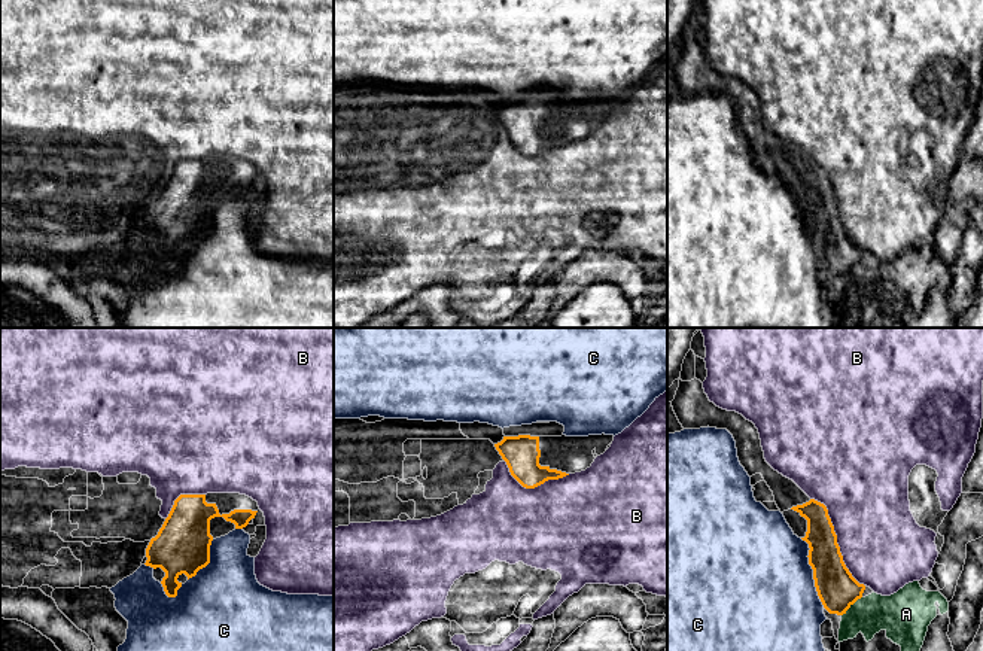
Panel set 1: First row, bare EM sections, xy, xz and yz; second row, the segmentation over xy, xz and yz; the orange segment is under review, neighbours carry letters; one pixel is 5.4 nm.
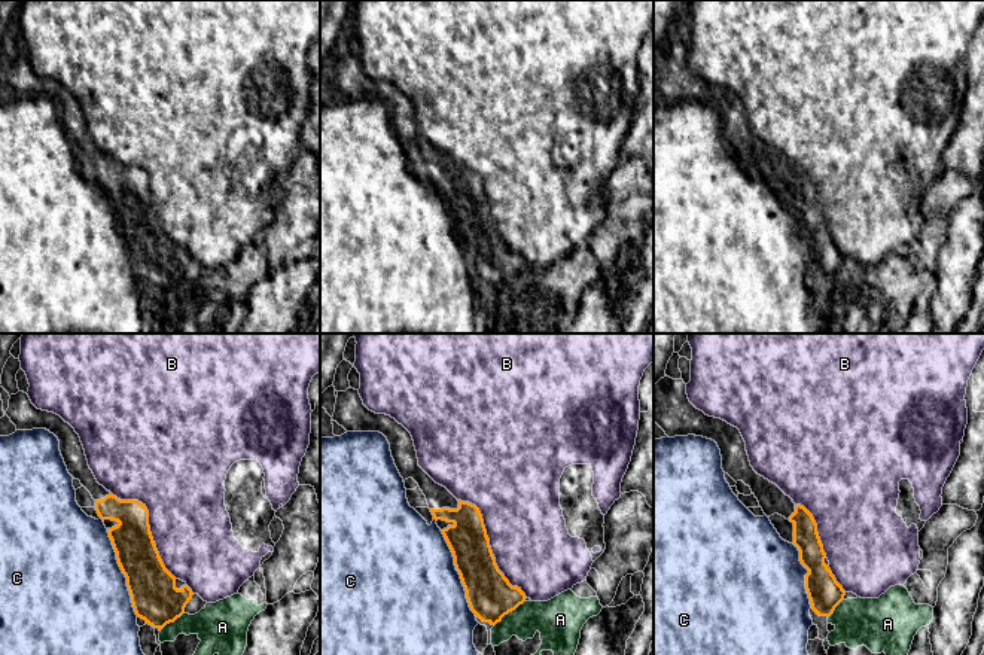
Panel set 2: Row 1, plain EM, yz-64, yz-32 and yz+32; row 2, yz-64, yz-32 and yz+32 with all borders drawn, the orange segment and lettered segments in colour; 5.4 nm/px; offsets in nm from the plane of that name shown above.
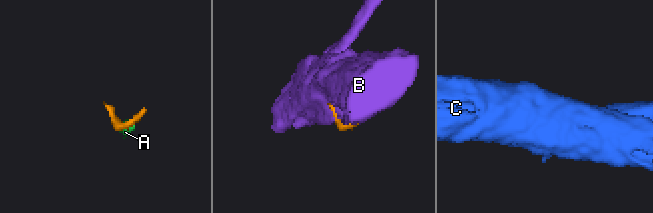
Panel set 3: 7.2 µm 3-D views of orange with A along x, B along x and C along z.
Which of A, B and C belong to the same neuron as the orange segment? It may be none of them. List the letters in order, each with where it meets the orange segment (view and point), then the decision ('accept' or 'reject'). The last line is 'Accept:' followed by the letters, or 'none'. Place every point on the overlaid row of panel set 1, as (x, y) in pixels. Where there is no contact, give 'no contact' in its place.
A: meets orange in yz at (849, 607); reject
B: meets orange in yz at (836, 540); reject
C: meets orange in yz at (813, 572); reject
Accept: none

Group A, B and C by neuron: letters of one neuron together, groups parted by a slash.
A / B / C

